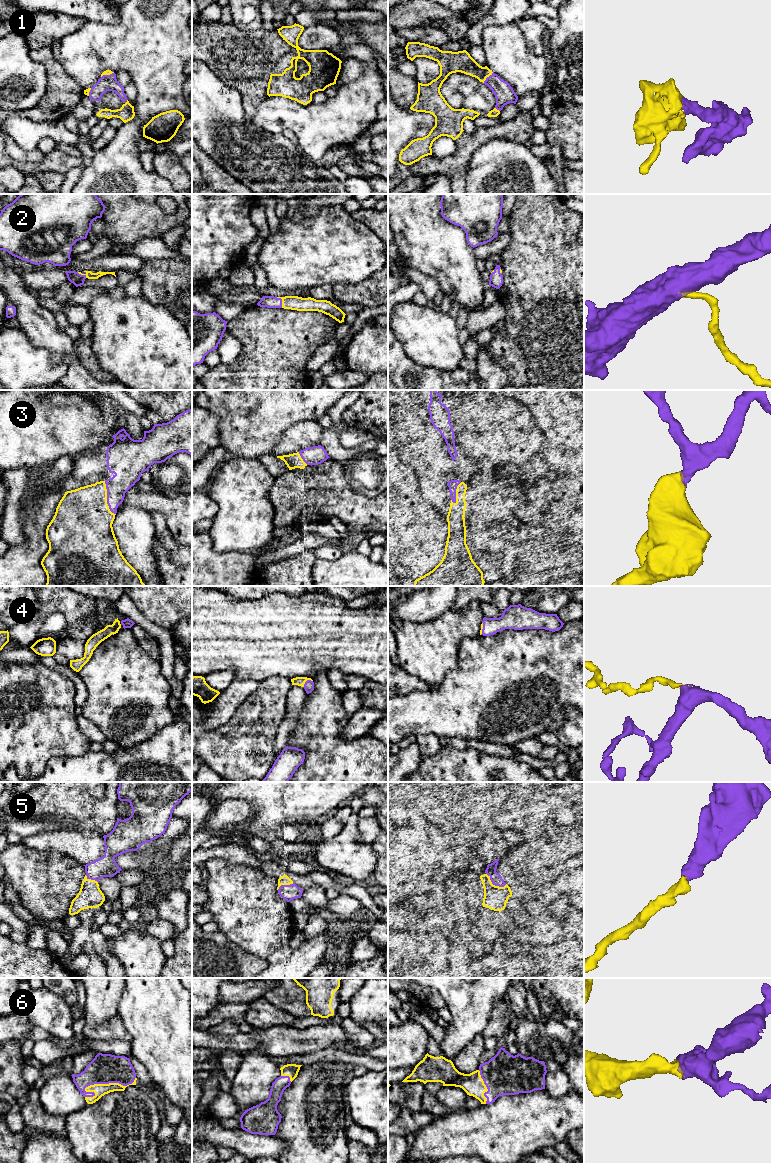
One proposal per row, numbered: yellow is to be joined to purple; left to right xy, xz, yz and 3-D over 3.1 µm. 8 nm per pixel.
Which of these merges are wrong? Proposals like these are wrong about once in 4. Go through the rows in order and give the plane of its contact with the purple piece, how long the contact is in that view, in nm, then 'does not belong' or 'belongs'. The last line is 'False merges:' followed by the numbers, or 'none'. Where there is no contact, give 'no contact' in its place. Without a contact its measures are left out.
1: contact in yz; length 120 nm; belongs
2: contact in xz; length 100 nm; belongs
3: contact in xy; length 280 nm; belongs
4: contact in xz; length 90 nm; belongs
5: contact in yz; length 190 nm; belongs
6: contact in xy; length 440 nm; belongs
False merges: none

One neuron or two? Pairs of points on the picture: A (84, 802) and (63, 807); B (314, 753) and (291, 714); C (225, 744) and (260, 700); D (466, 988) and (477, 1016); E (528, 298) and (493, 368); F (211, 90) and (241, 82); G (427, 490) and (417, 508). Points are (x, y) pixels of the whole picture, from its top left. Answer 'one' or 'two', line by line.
A: one
B: two
C: one
D: one
E: two
F: two
G: two

